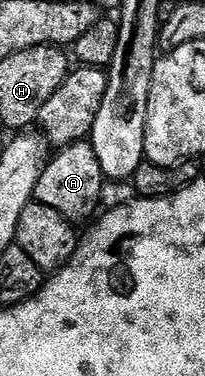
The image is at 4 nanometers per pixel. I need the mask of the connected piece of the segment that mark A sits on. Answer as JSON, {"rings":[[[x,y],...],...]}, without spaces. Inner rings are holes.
{"rings":[[[88,142],[70,144],[61,147],[57,152],[60,153],[56,157],[53,155],[41,170],[35,203],[50,206],[50,210],[58,210],[58,214],[73,222],[88,219],[91,221],[97,215],[96,208],[101,207],[103,186],[106,181],[104,167],[100,164],[98,154],[94,154],[92,145]]]}

